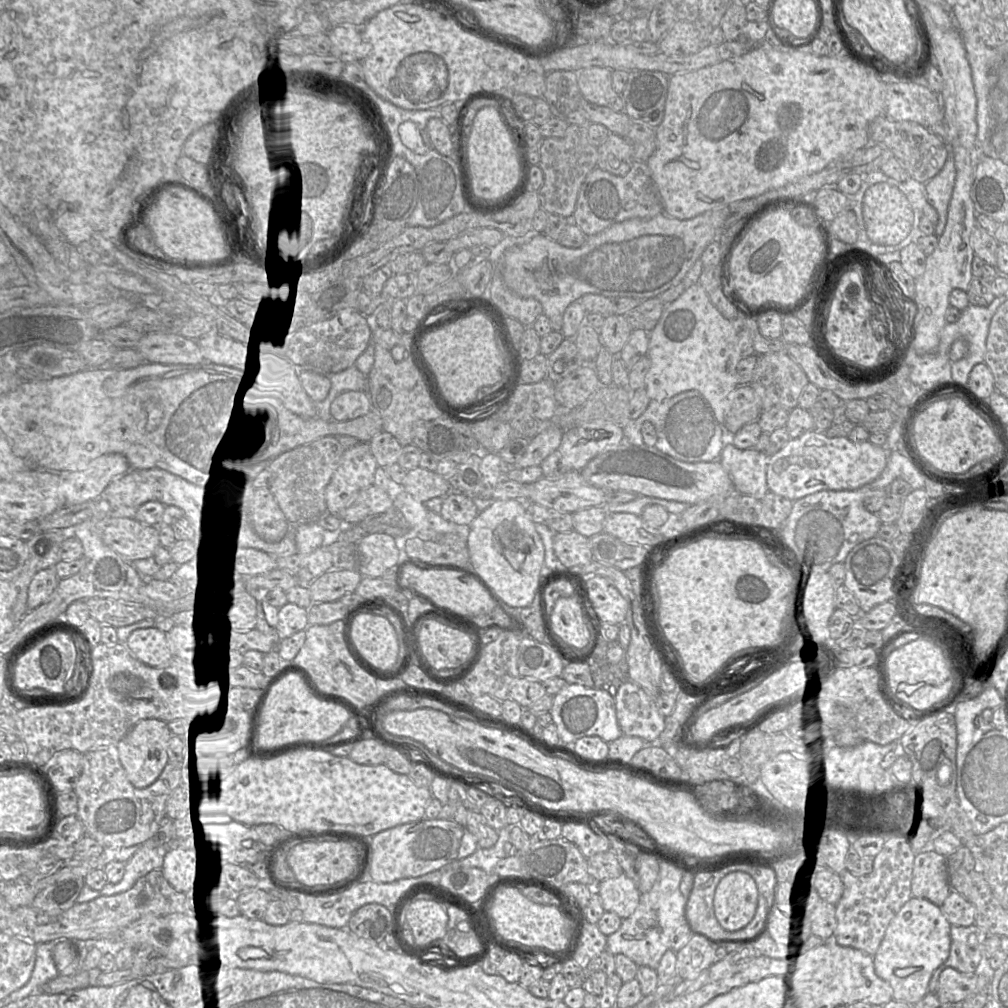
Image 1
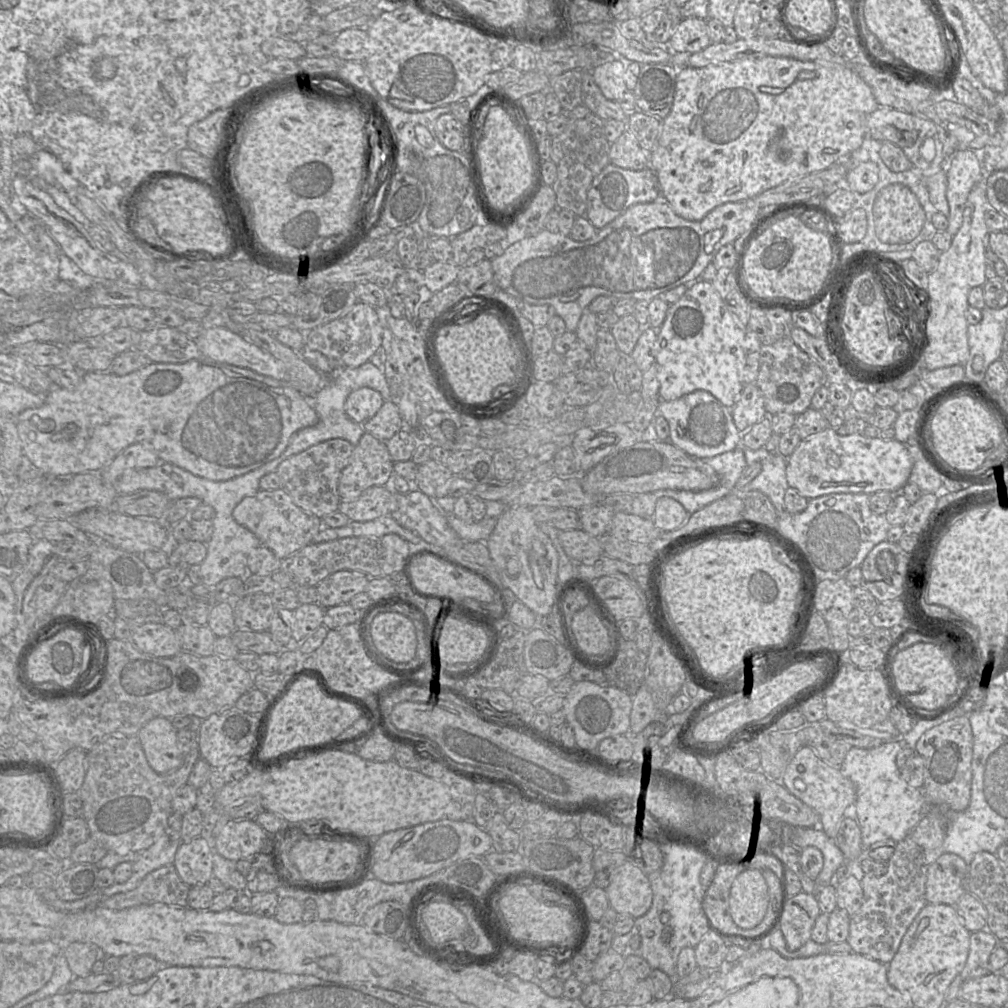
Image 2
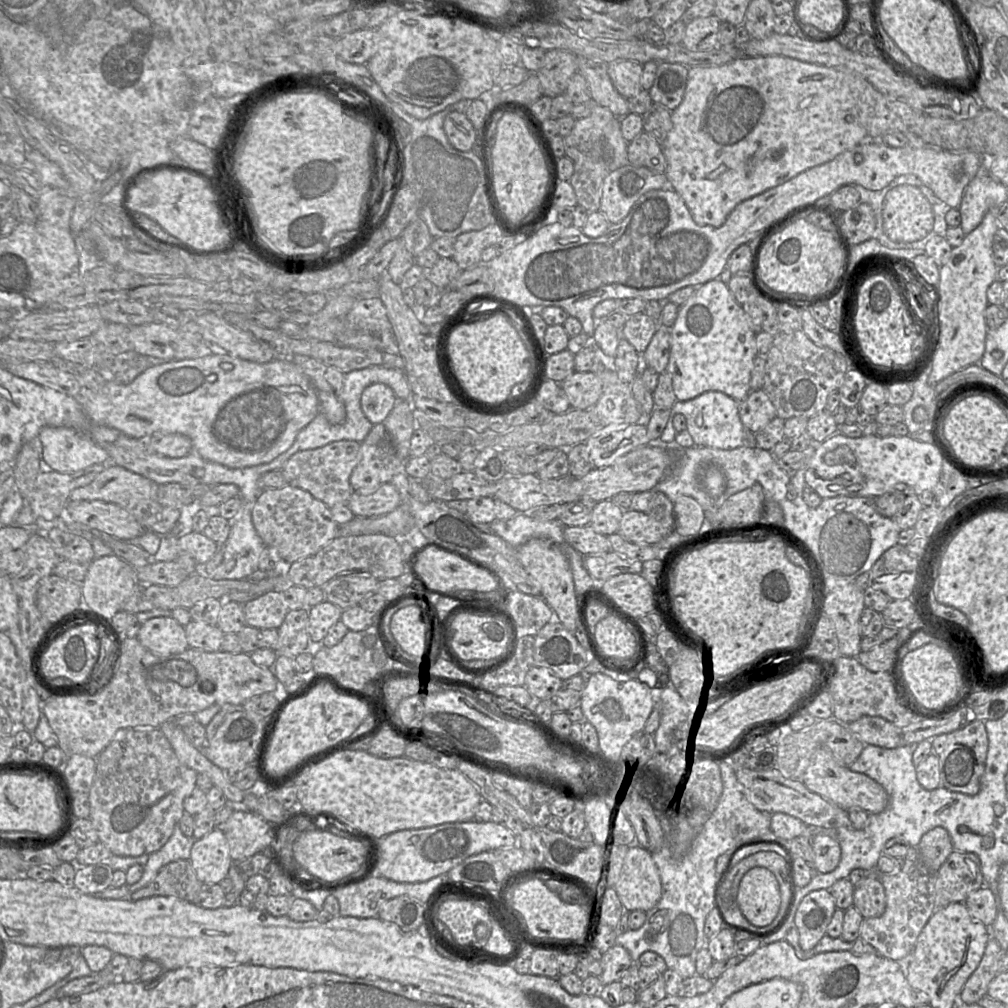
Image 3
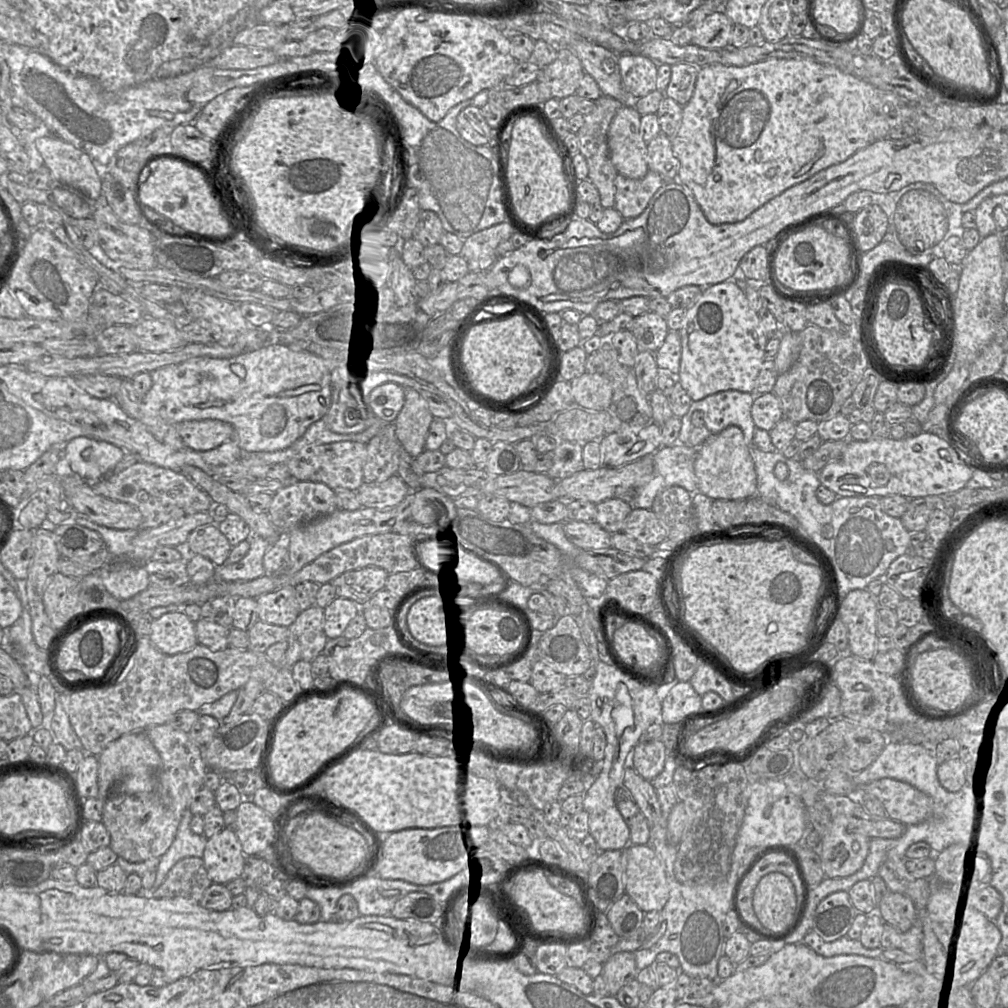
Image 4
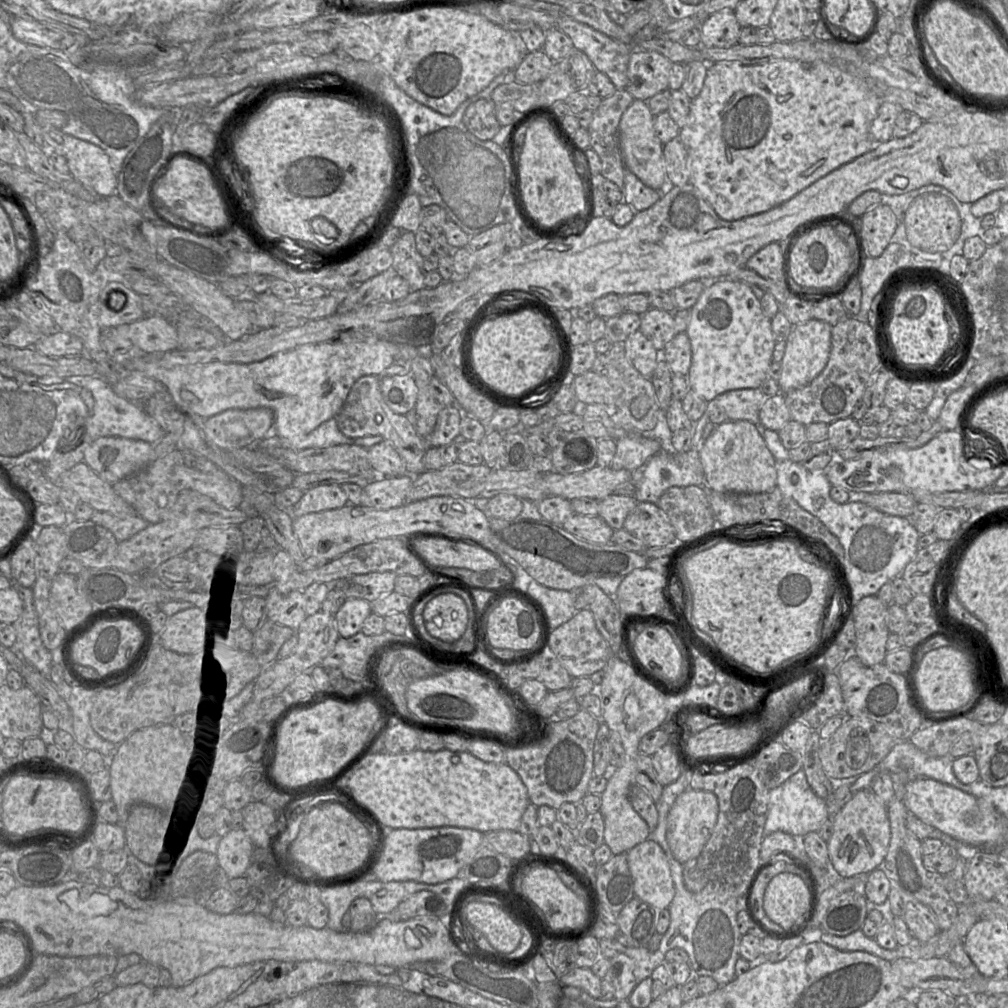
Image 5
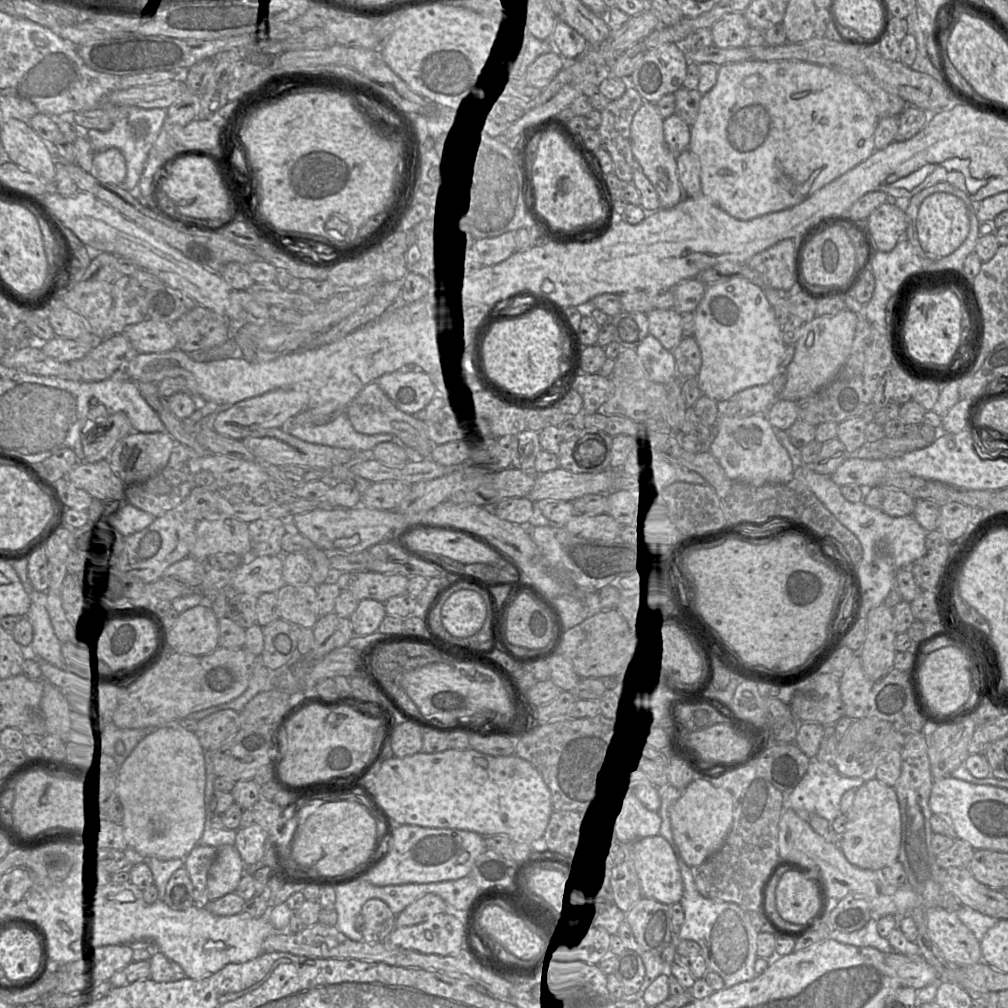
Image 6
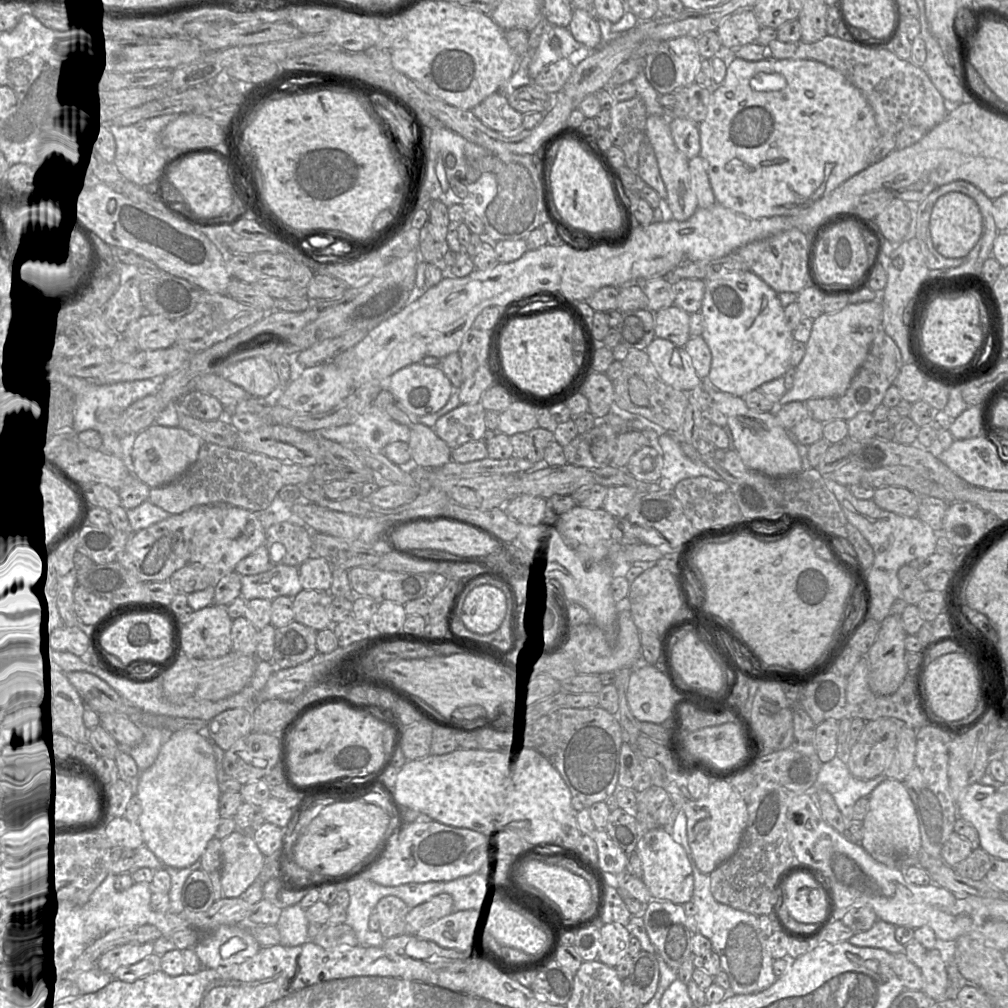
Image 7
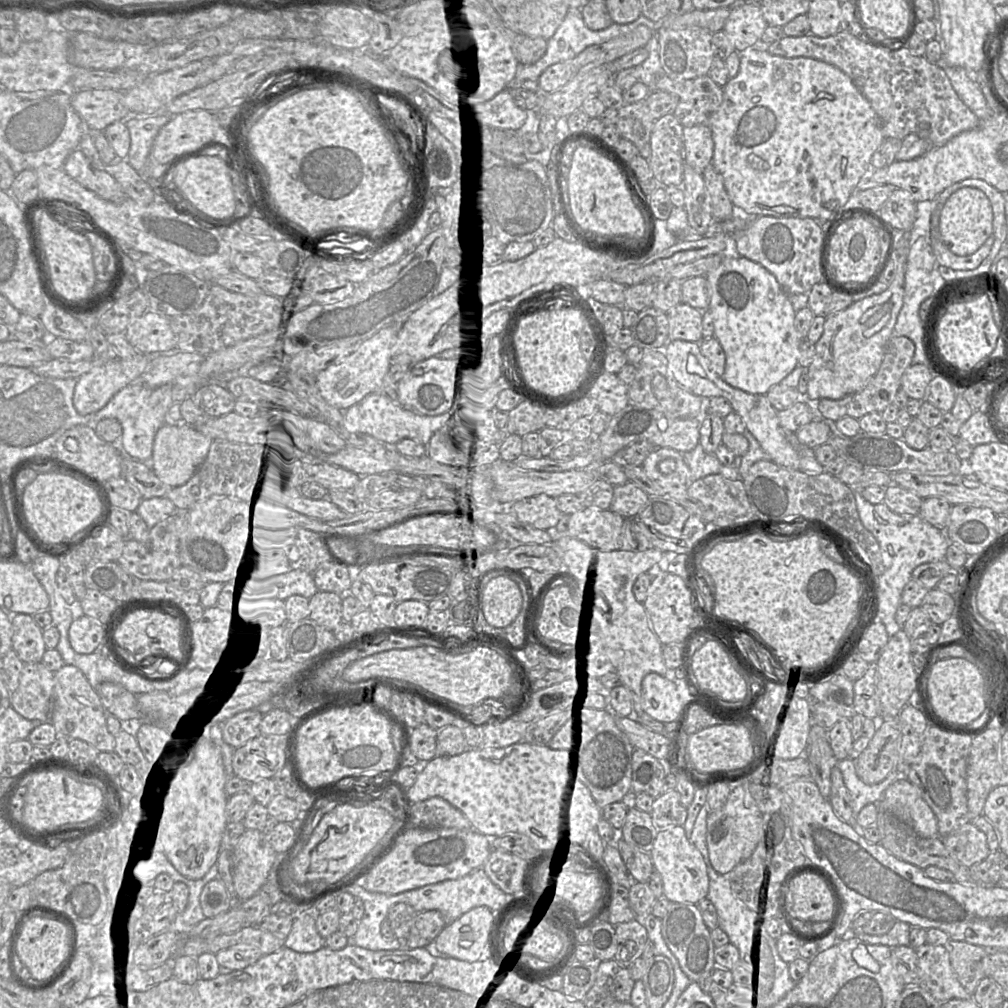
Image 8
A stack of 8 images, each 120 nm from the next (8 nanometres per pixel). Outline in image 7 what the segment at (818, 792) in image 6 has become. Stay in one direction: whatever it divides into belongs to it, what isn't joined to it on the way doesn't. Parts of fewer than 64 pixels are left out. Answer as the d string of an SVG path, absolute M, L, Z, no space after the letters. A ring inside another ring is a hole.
M835 756L832 760L821 763L815 788L828 791L833 796L844 819L852 819L855 802L862 797L868 797L886 778L883 773L870 780L856 778L848 770L845 761Z

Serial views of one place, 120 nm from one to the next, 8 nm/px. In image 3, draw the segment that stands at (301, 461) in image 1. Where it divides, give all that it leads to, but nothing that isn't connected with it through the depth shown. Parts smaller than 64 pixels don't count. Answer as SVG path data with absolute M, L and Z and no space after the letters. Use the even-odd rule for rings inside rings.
M341 440L320 448L299 451L285 462L281 472L287 484L308 491L331 508L333 520L342 526L355 517L347 501L354 492L350 477L360 459L360 449L359 442Z

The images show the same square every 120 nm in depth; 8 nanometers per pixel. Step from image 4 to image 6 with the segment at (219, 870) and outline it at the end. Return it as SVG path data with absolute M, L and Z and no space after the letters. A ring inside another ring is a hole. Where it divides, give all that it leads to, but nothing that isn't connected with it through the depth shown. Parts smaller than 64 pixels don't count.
M257 824L236 831L234 847L246 867L260 861L264 855L268 835Z

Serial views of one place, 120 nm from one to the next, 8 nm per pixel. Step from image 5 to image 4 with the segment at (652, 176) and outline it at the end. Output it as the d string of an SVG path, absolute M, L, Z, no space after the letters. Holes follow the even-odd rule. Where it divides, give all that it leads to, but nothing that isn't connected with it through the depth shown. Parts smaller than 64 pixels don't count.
M633 102L624 104L613 118L607 133L610 159L618 174L641 179L649 171L646 161L647 143L640 130L641 114Z

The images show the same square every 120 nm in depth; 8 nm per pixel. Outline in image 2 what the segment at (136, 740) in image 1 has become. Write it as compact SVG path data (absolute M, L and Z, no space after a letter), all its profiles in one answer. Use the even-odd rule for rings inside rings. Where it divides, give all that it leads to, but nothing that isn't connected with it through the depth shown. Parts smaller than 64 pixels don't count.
M156 717L136 735L149 765L159 774L172 772L183 762L184 755L178 747L177 732L170 719Z

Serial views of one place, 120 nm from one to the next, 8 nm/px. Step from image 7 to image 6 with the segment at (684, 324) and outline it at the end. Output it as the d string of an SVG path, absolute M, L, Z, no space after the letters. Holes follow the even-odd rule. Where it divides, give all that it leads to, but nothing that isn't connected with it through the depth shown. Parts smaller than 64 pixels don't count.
M652 309L647 313L649 334L668 351L674 350L683 339L682 314L675 309Z

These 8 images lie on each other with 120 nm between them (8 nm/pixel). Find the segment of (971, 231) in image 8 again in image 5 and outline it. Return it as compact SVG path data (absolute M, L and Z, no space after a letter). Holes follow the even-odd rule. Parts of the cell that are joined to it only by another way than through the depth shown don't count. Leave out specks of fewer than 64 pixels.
M925 193L918 196L904 215L906 237L909 243L927 253L948 252L957 242L962 221L954 203L938 193Z

